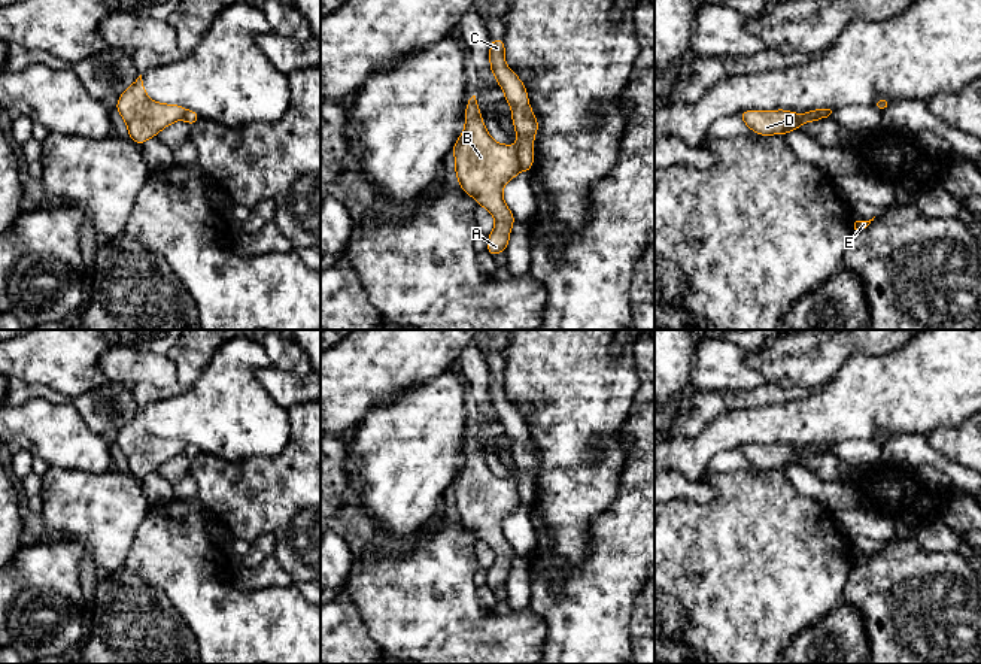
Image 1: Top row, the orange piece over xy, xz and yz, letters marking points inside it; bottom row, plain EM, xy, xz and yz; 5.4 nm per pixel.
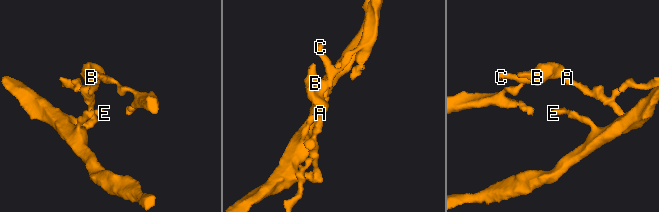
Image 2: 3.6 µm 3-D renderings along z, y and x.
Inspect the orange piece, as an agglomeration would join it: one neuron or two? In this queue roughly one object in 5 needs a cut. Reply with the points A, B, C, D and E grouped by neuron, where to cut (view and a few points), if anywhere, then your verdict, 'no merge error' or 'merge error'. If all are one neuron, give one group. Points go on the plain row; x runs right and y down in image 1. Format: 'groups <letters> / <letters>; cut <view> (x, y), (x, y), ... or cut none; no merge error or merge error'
groups A B E / C D; cut xz (516, 481), (521, 503); merge error

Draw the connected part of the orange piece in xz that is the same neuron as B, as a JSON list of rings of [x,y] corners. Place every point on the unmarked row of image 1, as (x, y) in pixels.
[[[473,430],[465,440],[464,467],[455,476],[452,486],[459,521],[495,552],[495,563],[488,570],[486,580],[495,591],[505,585],[511,560],[516,557],[502,533],[502,522],[520,504],[517,482],[496,477],[490,472]]]

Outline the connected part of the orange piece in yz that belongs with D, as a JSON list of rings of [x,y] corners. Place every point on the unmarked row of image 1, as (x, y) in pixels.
[[[784,443],[769,446],[742,445],[738,448],[738,451],[745,457],[750,464],[760,470],[783,470],[792,464],[799,464],[804,457],[820,455],[824,452],[816,445],[798,449]]]

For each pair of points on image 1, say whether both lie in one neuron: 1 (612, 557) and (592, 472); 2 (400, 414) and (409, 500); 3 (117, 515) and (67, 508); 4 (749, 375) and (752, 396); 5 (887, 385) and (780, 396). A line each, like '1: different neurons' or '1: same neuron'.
1: different neurons
2: same neuron
3: same neuron
4: different neurons
5: different neurons

